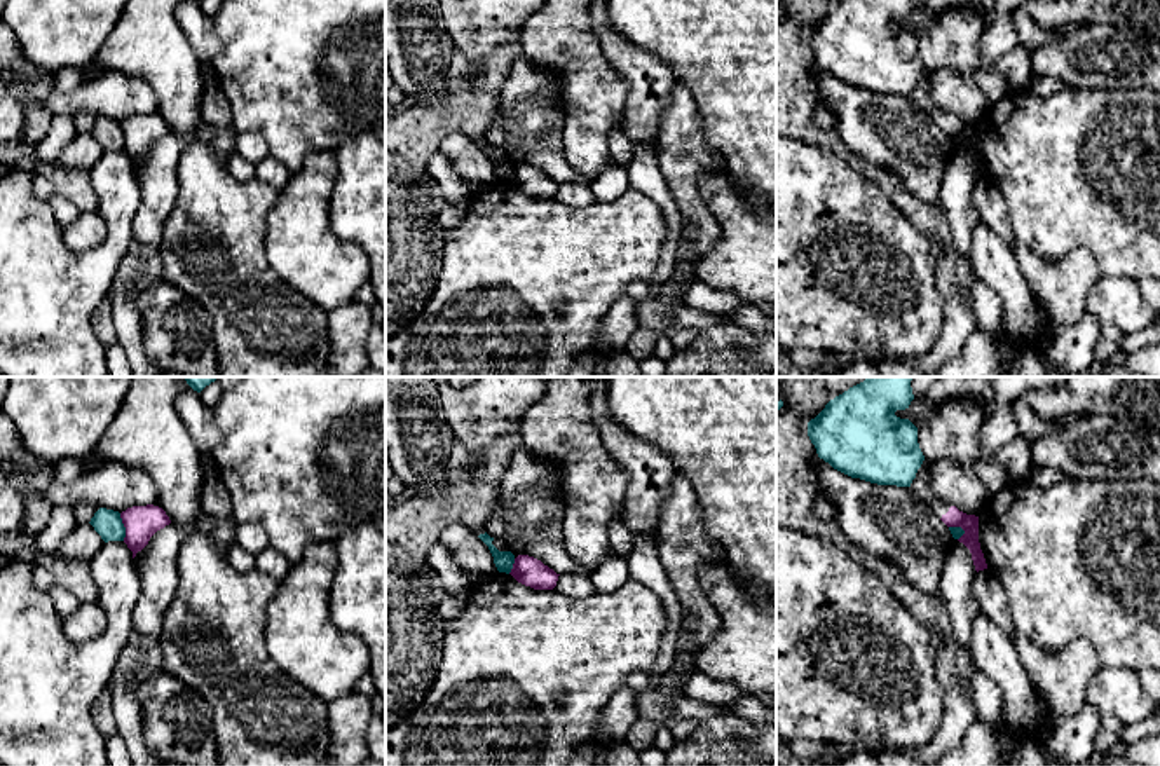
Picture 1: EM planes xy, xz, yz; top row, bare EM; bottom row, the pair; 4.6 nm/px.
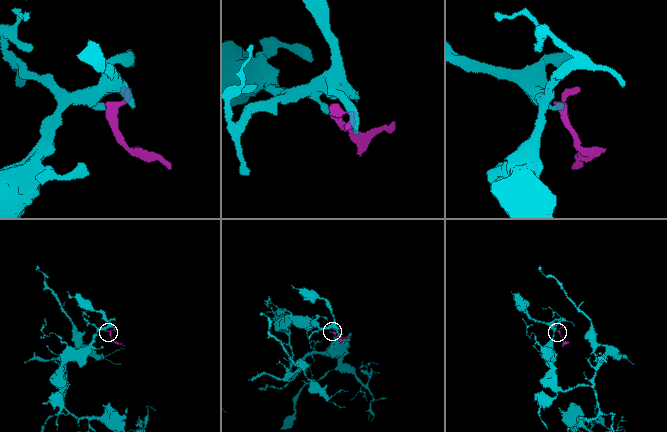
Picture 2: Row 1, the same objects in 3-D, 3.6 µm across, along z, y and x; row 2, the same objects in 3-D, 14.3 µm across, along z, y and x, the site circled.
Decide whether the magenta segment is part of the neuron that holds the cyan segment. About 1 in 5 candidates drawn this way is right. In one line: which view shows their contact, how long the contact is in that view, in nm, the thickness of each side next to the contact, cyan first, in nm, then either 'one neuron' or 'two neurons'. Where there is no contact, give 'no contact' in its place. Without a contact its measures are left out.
meets cyan in xy; contact 130 nm long; 130 nm thick on the cyan side, 160 nm on the other; two neurons

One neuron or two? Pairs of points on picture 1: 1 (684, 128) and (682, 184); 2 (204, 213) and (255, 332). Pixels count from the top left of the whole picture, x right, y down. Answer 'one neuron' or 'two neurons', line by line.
1: one neuron
2: one neuron

